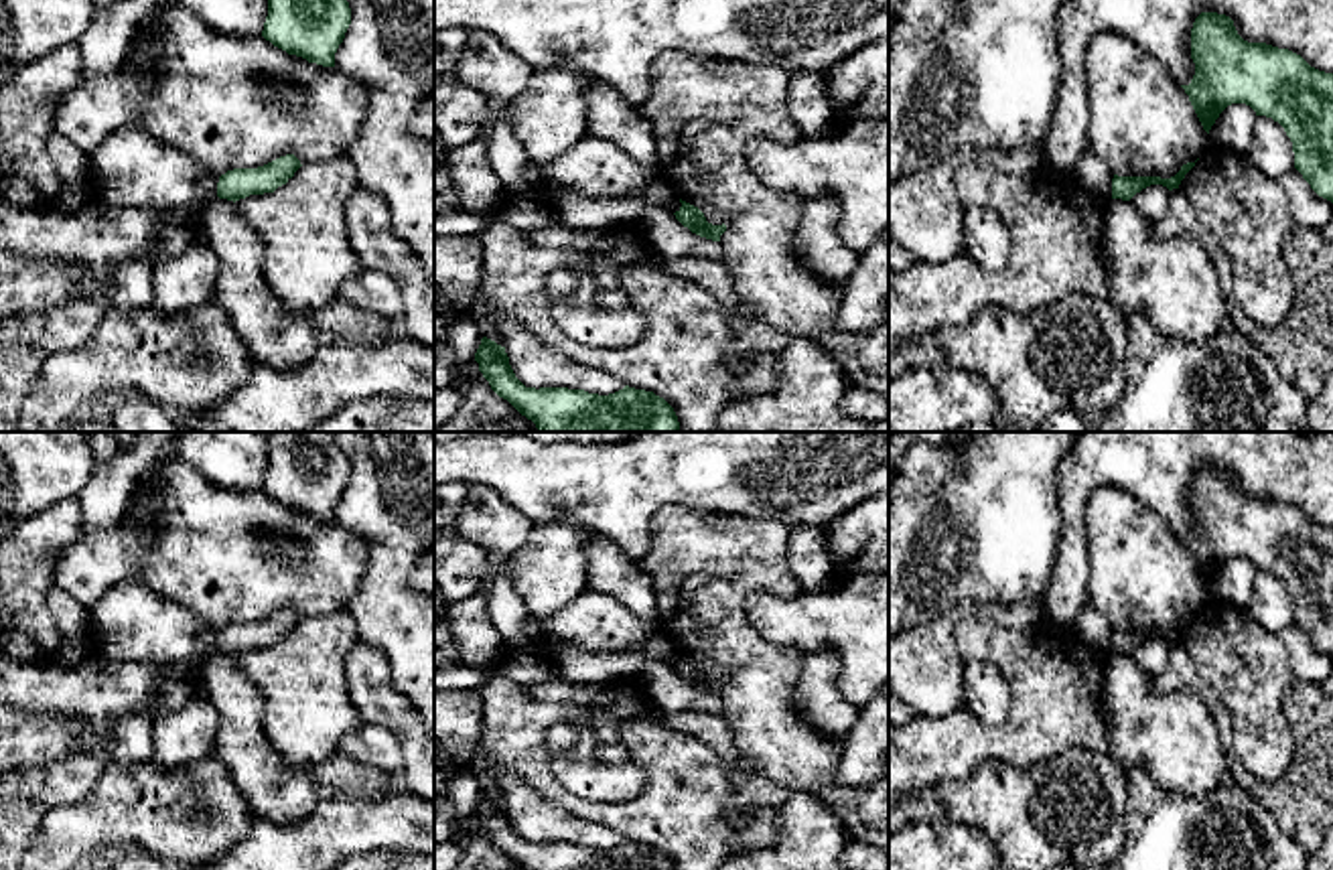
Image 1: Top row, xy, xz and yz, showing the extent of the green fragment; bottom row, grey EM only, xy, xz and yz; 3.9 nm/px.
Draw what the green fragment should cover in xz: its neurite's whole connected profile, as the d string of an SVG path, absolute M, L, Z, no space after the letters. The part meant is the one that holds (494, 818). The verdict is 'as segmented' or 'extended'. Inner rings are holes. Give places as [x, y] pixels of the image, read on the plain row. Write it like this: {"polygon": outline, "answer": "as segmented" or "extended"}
{"polygon": "M487 791L481 793L475 815L491 844L521 870L676 870L663 852L629 840L609 850L568 842L525 842L515 831L505 801Z", "answer": "as segmented"}

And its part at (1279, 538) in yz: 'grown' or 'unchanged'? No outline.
unchanged

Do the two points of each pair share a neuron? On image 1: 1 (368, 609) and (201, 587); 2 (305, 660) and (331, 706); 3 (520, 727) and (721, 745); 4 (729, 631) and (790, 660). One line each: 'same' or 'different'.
1: different
2: same
3: different
4: same

